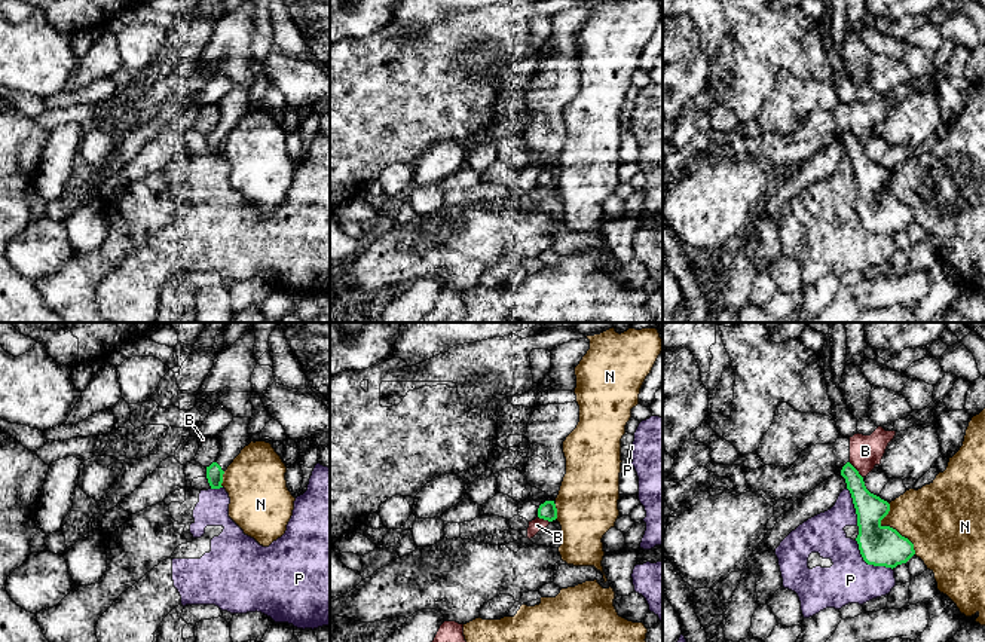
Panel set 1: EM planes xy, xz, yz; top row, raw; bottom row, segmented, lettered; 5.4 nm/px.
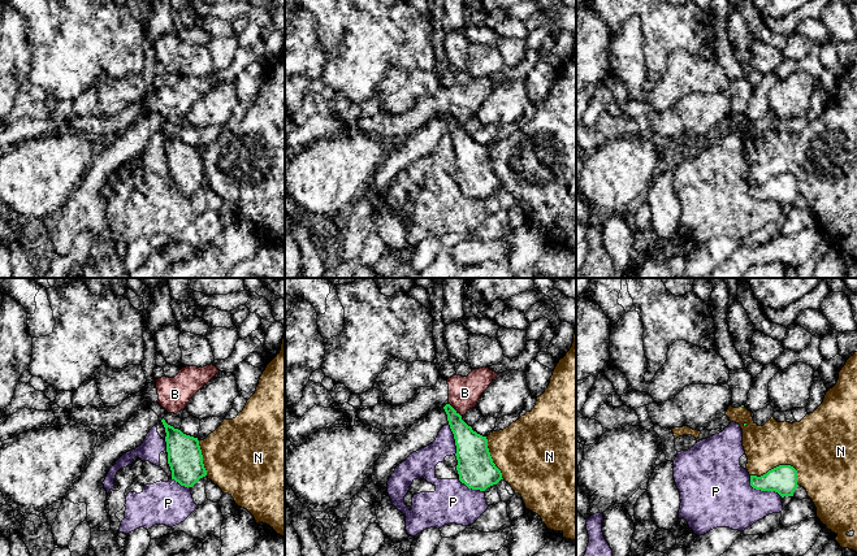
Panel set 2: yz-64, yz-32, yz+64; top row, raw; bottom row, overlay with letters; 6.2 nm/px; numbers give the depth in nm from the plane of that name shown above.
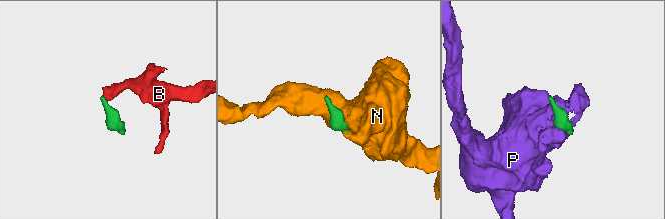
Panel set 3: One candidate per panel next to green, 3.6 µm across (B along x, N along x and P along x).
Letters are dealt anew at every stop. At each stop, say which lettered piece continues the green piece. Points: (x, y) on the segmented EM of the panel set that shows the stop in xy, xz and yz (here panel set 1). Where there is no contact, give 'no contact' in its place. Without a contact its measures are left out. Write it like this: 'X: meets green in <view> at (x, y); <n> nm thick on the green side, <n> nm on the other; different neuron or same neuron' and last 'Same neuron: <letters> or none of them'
B: meets green in yz at (856, 470); 160 nm thick on the green side, 180 nm on the other; different neuron
N: meets green in yz at (892, 528); 220 nm thick on the green side, 380 nm on the other; different neuron
P: meets green in yz at (868, 563); 220 nm thick on the green side, 260 nm on the other; different neuron
Same neuron: none of them

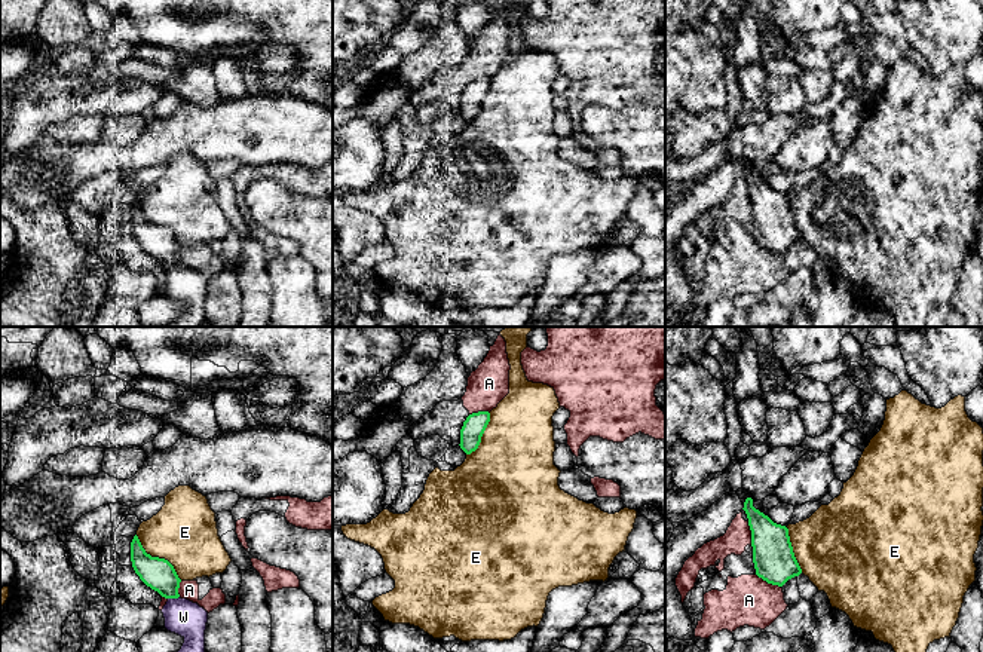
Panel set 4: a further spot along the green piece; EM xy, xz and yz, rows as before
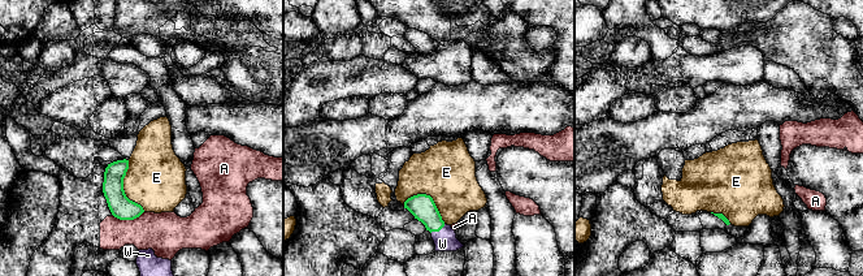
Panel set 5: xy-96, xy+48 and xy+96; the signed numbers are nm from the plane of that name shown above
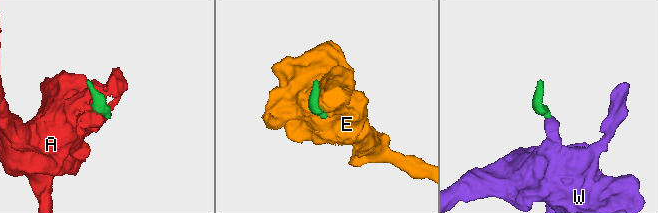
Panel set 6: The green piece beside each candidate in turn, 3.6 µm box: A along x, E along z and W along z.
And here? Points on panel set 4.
A: meets green in yz at (768, 582); 220 nm thick on the green side, 280 nm on the other; different neuron
E: meets green in xy at (158, 557); 170 nm thick on the green side, 360 nm on the other; different neuron
W: meets green in xy at (172, 597); 170 nm thick on the green side, 190 nm on the other; same neuron
Same neuron: W

